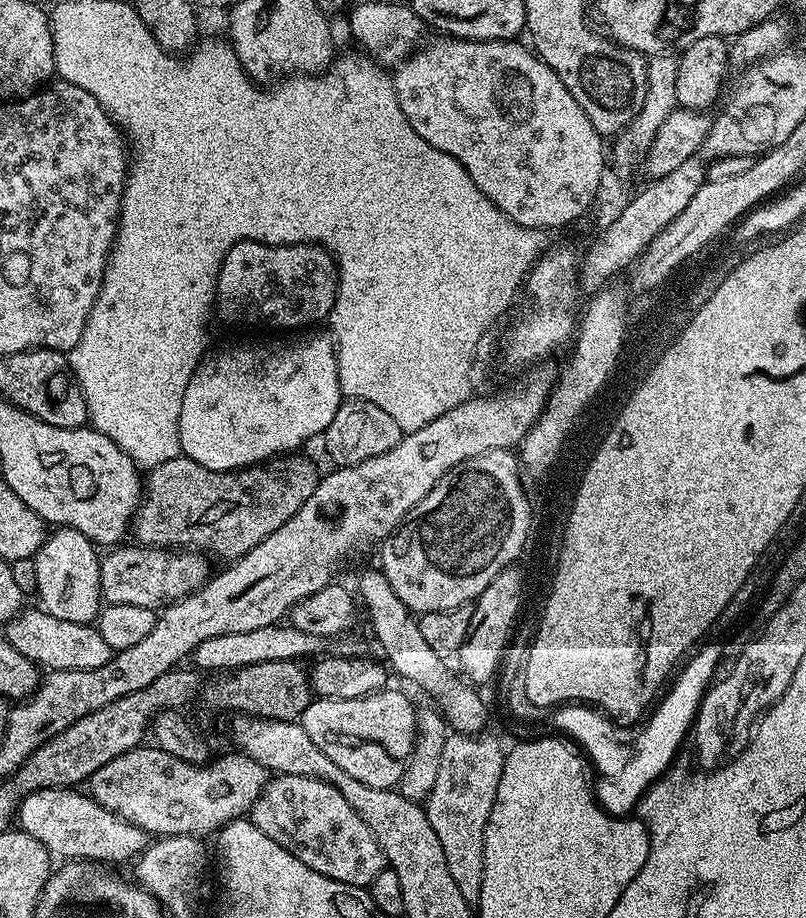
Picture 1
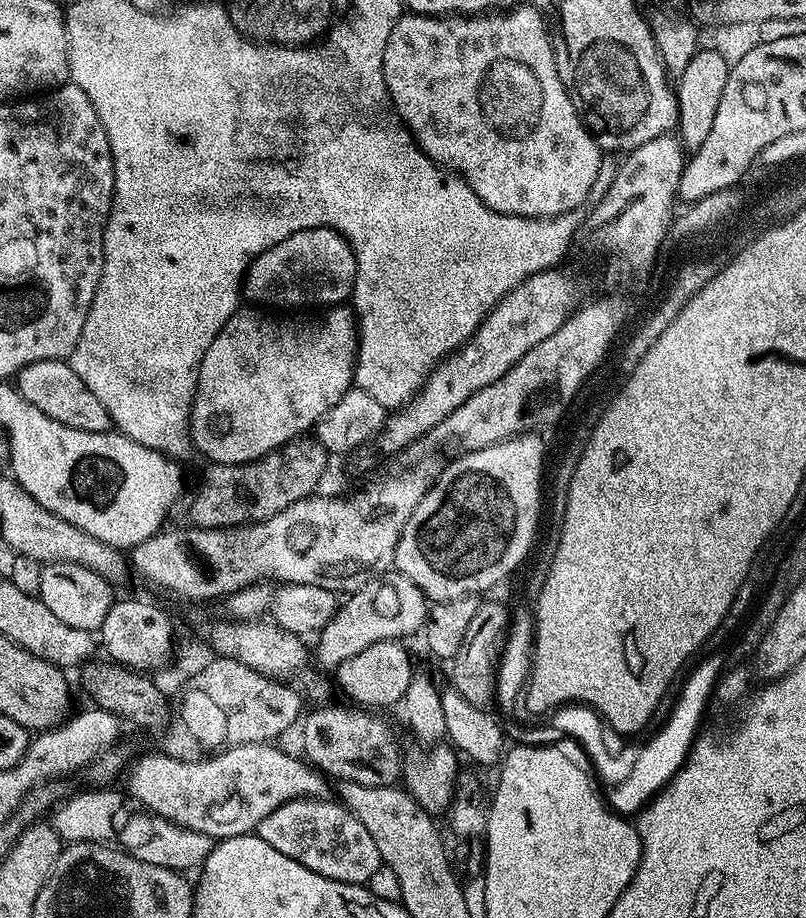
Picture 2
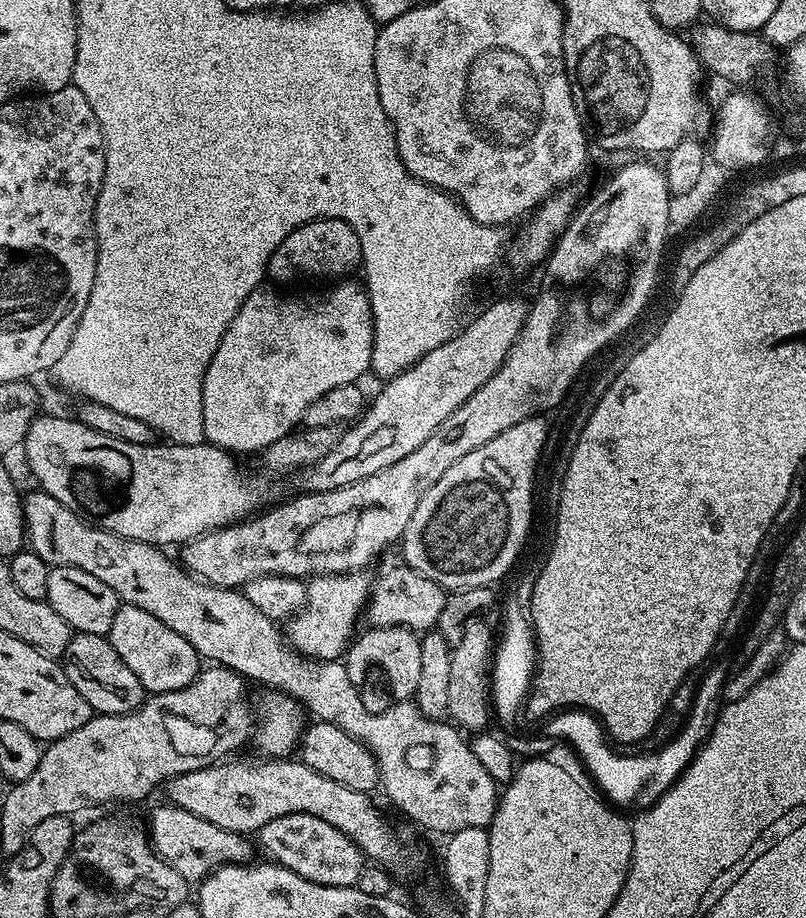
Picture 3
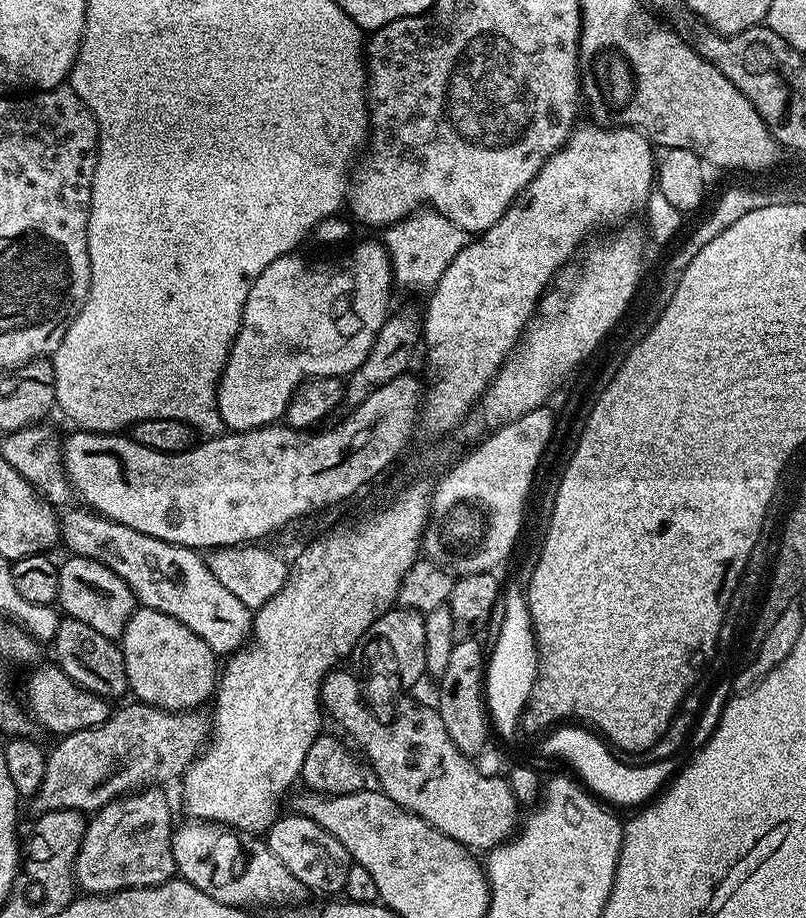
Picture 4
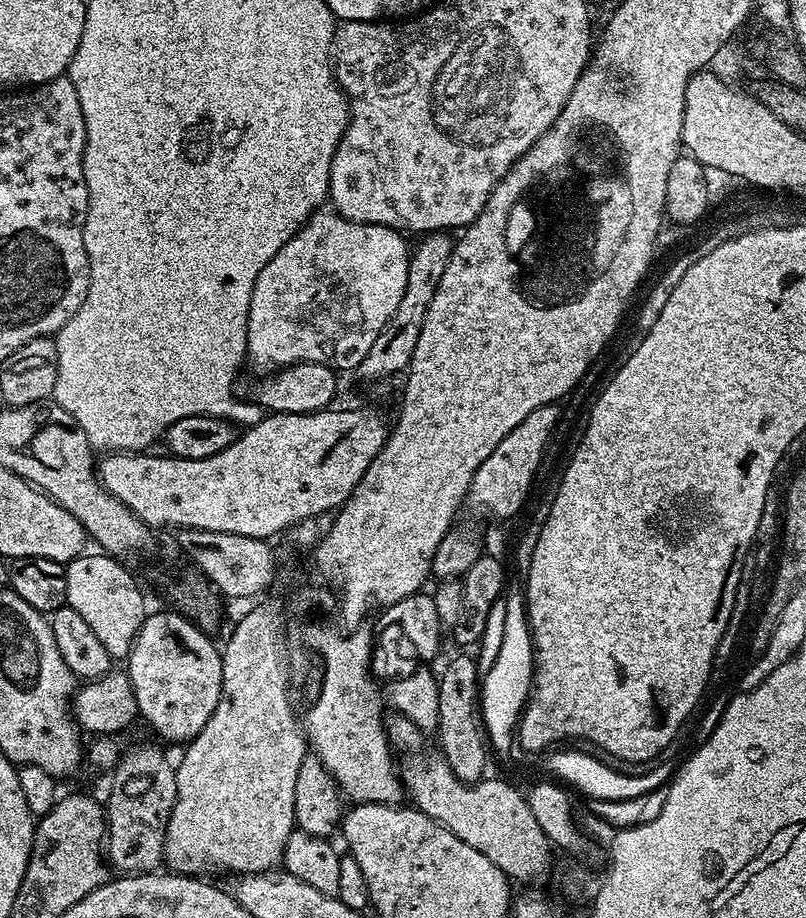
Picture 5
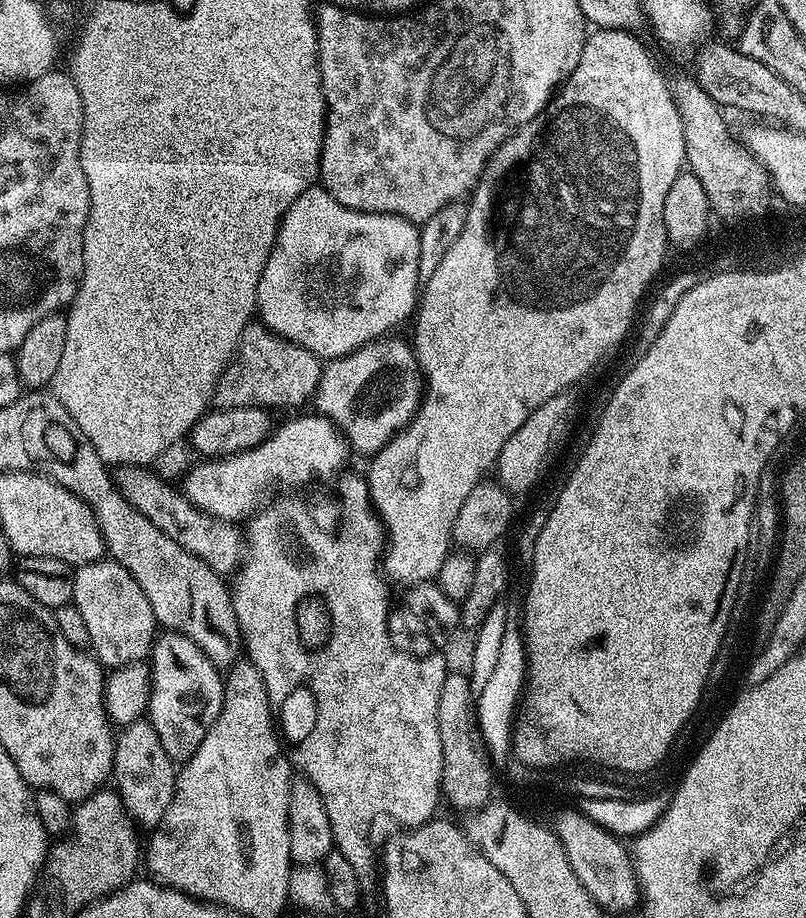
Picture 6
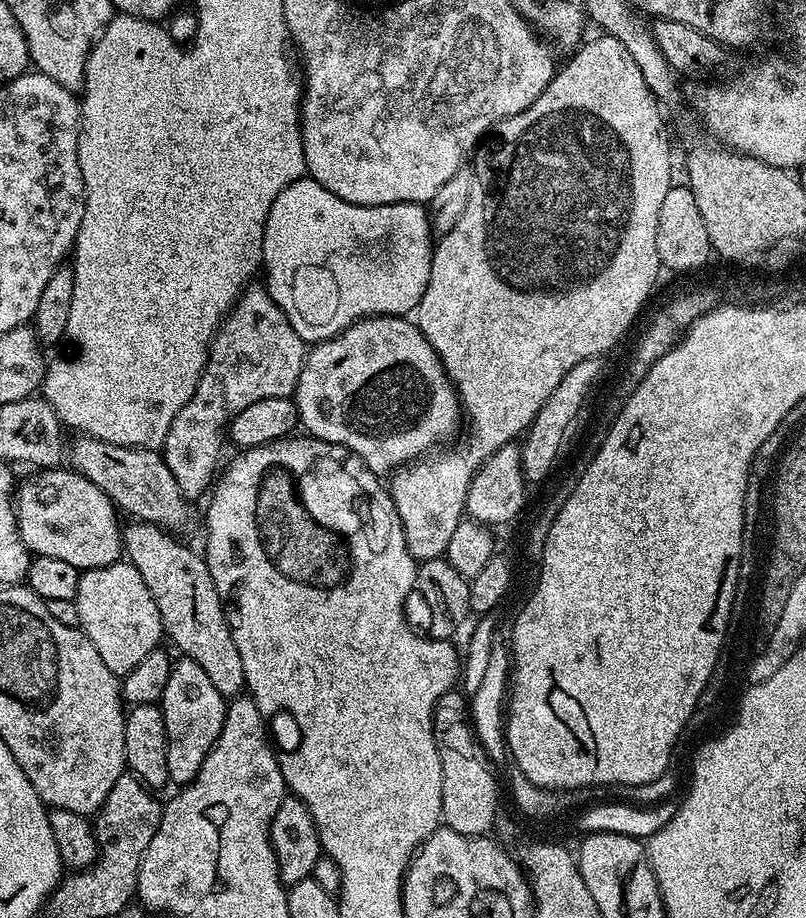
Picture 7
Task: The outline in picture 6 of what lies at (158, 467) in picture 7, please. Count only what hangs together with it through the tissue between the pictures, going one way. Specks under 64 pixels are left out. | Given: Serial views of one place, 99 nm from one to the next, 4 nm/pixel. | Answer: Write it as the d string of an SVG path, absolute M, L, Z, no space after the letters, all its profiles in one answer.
M148 466L117 467L114 472L116 488L124 495L126 502L134 506L134 510L146 514L146 518L150 518L150 522L154 522L162 534L166 534L173 542L178 542L182 550L202 558L202 562L206 562L206 566L210 566L210 570L218 575L231 577L244 562L245 533L241 529L239 532L235 523L198 510L198 506L189 502L177 485L175 488L174 485L167 484L158 473L152 471L156 470Z

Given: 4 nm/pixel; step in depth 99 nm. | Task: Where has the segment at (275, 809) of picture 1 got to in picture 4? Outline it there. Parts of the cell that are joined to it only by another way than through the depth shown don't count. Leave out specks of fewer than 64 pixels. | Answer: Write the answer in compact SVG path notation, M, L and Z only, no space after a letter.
M299 814L291 815L281 815L280 819L269 826L266 833L270 850L274 850L274 858L278 858L282 866L286 866L286 870L290 870L290 874L294 874L294 878L304 884L305 889L343 893L346 874L350 874L350 866L354 862L346 846L342 846L342 842L338 842L334 834L318 826L318 822Z

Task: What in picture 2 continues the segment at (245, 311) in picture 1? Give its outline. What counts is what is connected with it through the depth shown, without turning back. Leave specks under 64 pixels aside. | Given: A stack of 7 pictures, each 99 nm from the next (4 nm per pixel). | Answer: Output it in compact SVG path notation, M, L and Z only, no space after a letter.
M311 228L310 230L298 230L298 234L290 234L290 238L286 238L283 242L278 242L278 246L270 246L270 250L266 250L262 254L258 254L258 258L254 258L250 262L248 272L244 276L242 285L242 296L245 301L253 300L253 305L268 308L308 308L304 310L312 310L315 304L324 304L320 306L340 306L351 297L352 287L356 281L356 259L354 258L354 250L348 245L348 240L341 232L335 232L333 228Z

